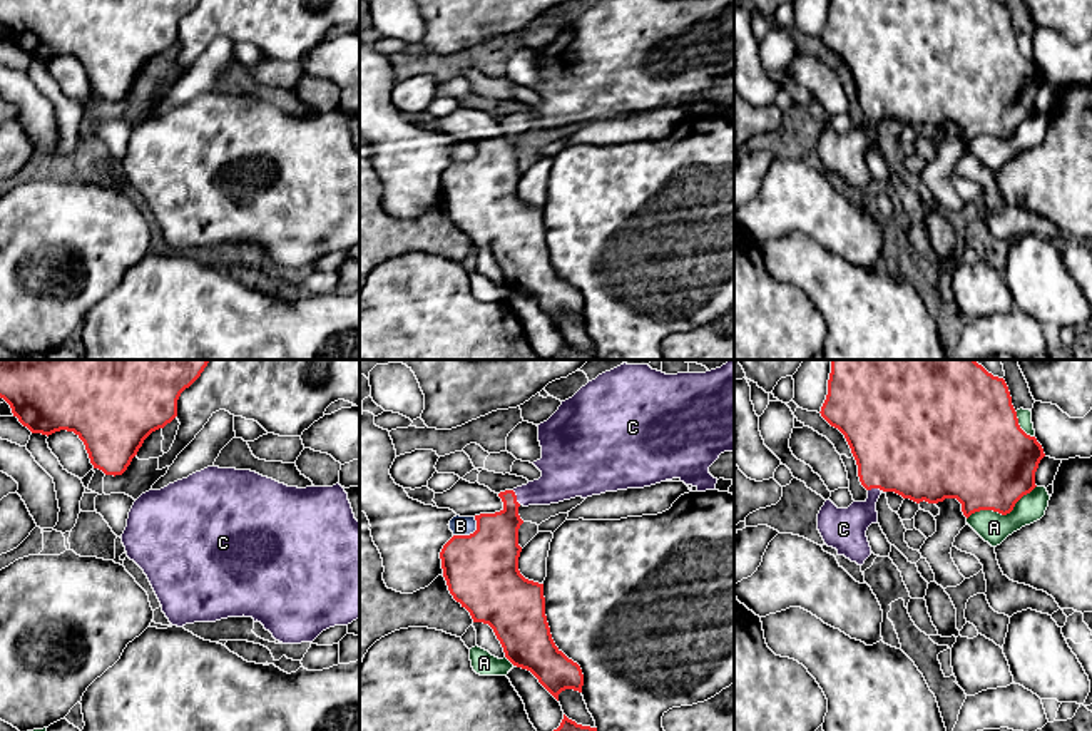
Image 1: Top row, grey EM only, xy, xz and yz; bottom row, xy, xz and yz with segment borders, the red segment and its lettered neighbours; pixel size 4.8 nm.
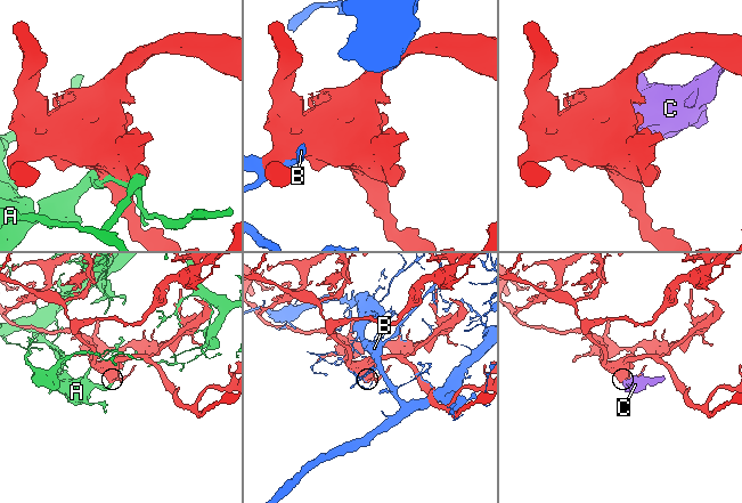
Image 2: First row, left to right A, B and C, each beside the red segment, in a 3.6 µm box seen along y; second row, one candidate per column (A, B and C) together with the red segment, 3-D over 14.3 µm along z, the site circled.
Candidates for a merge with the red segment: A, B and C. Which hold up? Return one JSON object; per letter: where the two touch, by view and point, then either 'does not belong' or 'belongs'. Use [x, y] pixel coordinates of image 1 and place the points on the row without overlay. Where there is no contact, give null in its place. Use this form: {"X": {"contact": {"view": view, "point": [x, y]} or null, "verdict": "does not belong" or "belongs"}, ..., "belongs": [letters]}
{"A": {"contact": {"view": "yz", "point": [1002, 139]}, "verdict": "does not belong"}, "B": {"contact": {"view": "xz", "point": [470, 159]}, "verdict": "does not belong"}, "C": {"contact": {"view": "xz", "point": [515, 122]}, "verdict": "belongs"}, "belongs": ["C"]}

